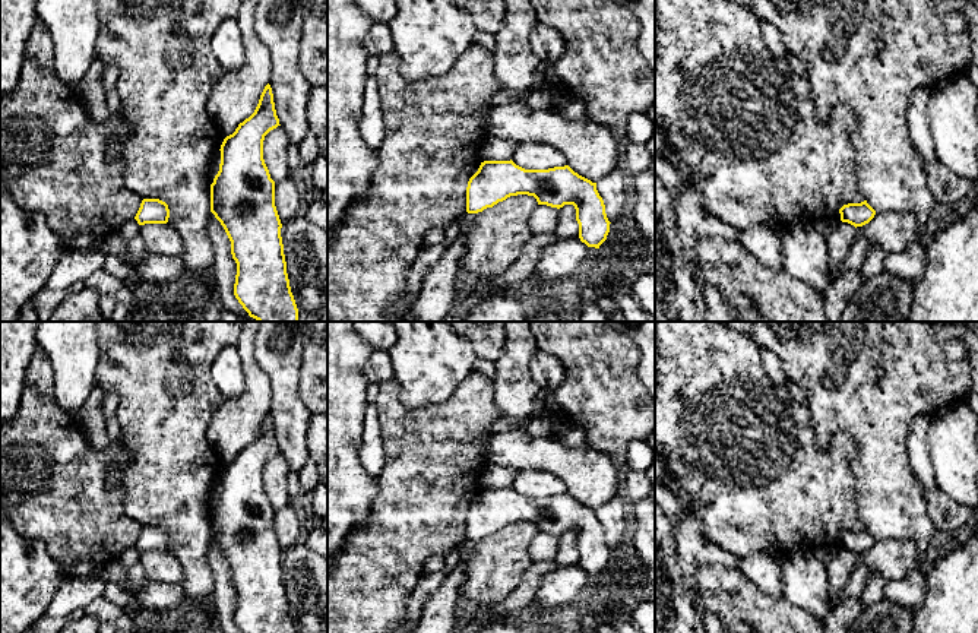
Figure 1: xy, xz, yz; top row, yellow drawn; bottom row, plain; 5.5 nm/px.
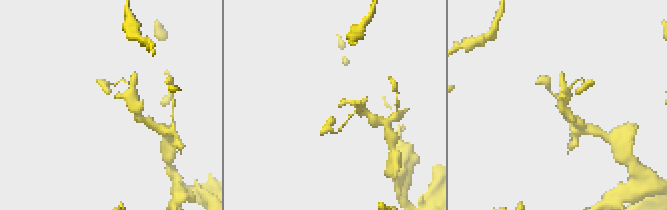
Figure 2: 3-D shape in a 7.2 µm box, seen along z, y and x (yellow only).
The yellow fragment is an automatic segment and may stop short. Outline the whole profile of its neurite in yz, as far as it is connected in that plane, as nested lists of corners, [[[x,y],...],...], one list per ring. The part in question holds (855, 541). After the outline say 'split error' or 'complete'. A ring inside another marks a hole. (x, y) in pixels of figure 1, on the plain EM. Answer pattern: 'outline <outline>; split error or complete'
outline [[[864,528],[861,531],[844,532],[839,541],[842,550],[848,550],[857,556],[868,551],[874,545],[876,538]]]; complete

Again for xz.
outline [[[512,487],[484,488],[468,509],[466,539],[482,539],[518,522],[534,523],[538,532],[557,537],[573,532],[580,569],[599,576],[607,567],[611,550],[596,510],[579,503],[569,493],[525,497]]]; complete

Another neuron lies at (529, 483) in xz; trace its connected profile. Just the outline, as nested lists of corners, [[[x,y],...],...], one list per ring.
[[[520,469],[512,488],[525,497],[548,497],[567,493],[566,484],[550,471]]]

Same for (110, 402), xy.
[[[114,392],[104,393],[102,415],[105,420],[115,417],[118,406],[118,396]]]

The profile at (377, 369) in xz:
[[[373,351],[364,365],[364,376],[368,383],[384,383],[395,379],[389,352]]]

